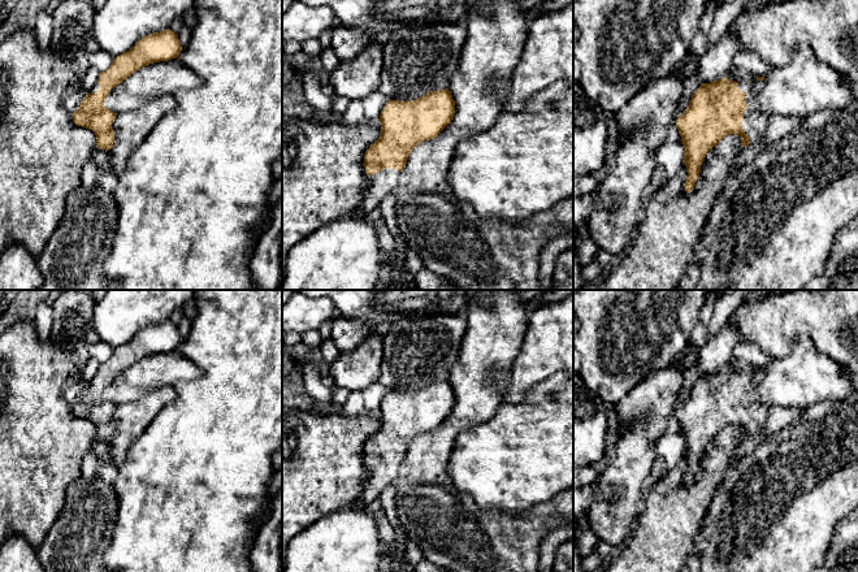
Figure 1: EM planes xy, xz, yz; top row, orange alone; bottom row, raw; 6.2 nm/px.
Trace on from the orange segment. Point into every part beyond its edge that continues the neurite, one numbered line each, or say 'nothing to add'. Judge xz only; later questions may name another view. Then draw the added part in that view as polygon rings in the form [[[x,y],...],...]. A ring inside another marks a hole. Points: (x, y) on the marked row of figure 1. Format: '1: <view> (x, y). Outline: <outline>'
1: xz (384, 182). Outline: [[[384,169],[377,174],[368,176],[369,190],[363,199],[361,204],[348,216],[351,218],[365,218],[365,216],[380,205],[381,200],[393,190],[398,183],[400,170],[396,169]]]

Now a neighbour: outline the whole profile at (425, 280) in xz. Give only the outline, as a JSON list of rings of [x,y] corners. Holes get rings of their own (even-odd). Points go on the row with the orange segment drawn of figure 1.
[[[426,268],[419,270],[415,276],[417,290],[463,290],[454,286],[447,278],[438,277]]]

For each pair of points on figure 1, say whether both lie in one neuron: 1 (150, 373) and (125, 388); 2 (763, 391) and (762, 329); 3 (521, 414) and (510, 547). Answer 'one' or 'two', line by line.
1: one
2: two
3: two

